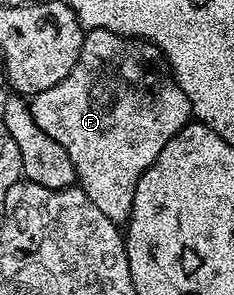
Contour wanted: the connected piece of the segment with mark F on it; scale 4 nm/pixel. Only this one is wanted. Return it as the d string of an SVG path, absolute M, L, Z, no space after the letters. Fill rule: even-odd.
M93 28L85 35L84 45L74 70L70 70L70 74L66 74L66 78L62 78L58 86L50 86L50 90L42 90L31 97L30 107L34 122L38 122L38 126L42 126L42 130L50 134L50 138L54 138L54 142L58 142L58 146L62 146L66 154L70 154L70 162L74 162L76 171L76 184L84 191L86 198L90 198L90 202L94 202L94 206L98 206L98 210L102 210L102 214L106 214L106 218L110 218L118 226L127 221L130 210L134 206L134 190L138 178L142 178L142 174L146 174L146 170L156 161L158 154L162 154L162 146L166 146L166 142L170 142L170 138L174 138L174 134L178 134L178 130L182 130L193 119L192 107L183 90L170 82L166 72L154 70L154 53L144 49L138 40L119 36L101 28Z

